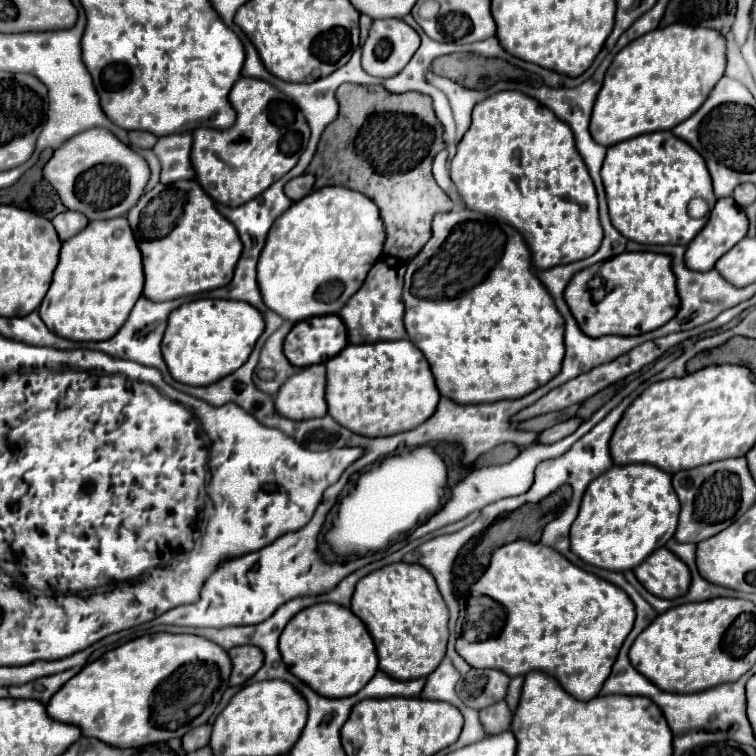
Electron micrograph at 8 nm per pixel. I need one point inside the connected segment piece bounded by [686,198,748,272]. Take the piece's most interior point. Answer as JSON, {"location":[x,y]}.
{"location":[728,224]}

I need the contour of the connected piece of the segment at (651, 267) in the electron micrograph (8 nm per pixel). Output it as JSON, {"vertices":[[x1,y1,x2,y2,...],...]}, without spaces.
{"vertices":[[622,252,602,264,584,268,570,280,564,296,576,322,592,338,606,334,636,336,656,330,672,320,680,306,672,260,668,254,656,252]]}

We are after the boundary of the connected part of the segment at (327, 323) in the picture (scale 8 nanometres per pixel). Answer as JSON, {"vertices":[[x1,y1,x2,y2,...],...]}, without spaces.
{"vertices":[[338,314,296,322,286,336,284,354,294,366,326,364,348,344,346,326]]}

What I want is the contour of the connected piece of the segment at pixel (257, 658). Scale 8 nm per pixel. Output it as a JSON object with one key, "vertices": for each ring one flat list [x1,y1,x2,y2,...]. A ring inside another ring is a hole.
{"vertices":[[236,646,228,650,232,658,232,676,230,676,230,686,244,684,254,672,260,670,264,664,264,652,258,646]]}

